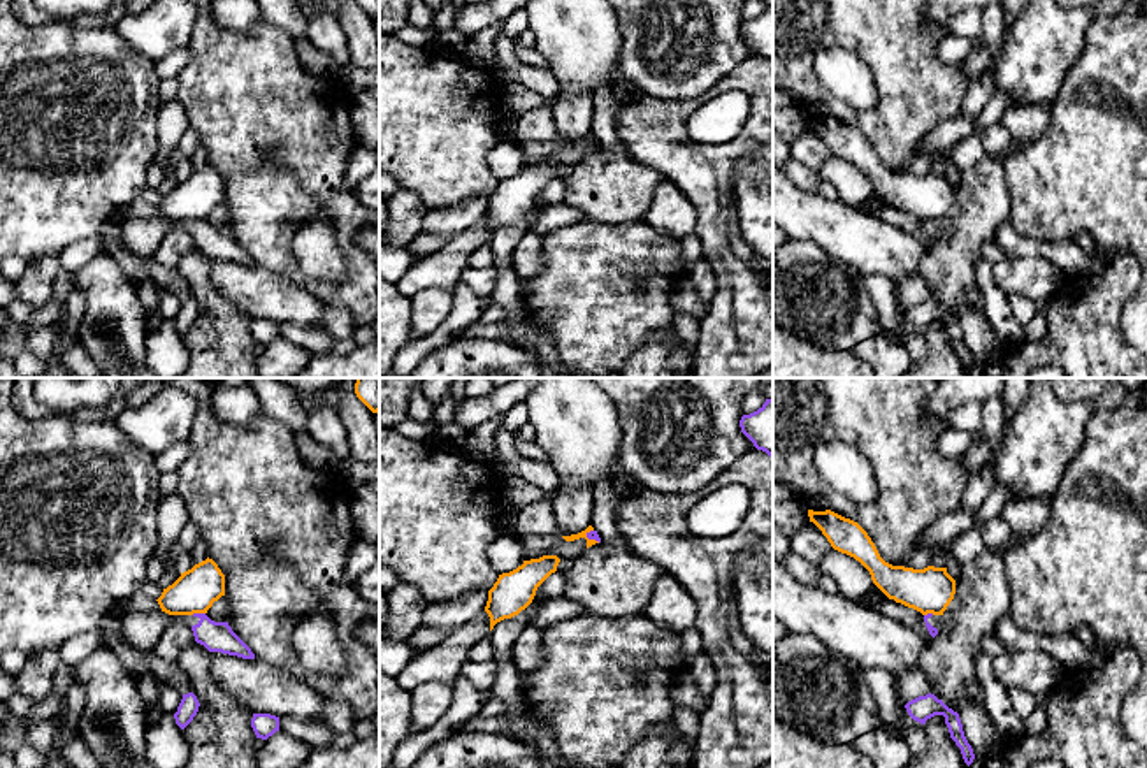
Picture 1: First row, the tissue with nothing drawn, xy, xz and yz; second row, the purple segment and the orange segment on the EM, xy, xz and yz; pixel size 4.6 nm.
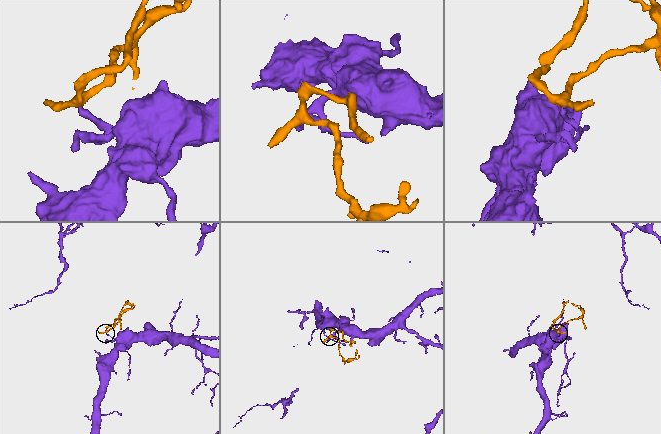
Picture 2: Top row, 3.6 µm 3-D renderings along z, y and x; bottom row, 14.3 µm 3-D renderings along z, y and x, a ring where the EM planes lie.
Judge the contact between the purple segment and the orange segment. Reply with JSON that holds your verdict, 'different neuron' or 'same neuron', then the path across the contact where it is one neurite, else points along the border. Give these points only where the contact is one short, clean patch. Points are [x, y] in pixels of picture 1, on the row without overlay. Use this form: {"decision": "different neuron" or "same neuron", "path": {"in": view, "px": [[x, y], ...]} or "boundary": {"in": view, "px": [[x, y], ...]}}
{"decision": "different neuron", "boundary": {"in": "xy", "px": [[204, 218], [192, 220]]}}

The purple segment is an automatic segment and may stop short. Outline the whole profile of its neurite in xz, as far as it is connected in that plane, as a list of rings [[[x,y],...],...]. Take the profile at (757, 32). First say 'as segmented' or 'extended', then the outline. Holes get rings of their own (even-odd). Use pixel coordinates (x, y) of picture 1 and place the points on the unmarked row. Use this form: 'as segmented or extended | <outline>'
as segmented | [[[766,5],[757,18],[743,21],[739,33],[757,56],[773,65],[773,5]]]

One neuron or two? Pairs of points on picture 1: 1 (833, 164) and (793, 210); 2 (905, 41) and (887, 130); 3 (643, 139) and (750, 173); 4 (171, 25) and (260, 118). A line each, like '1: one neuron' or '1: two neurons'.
1: two neurons
2: one neuron
3: two neurons
4: two neurons

